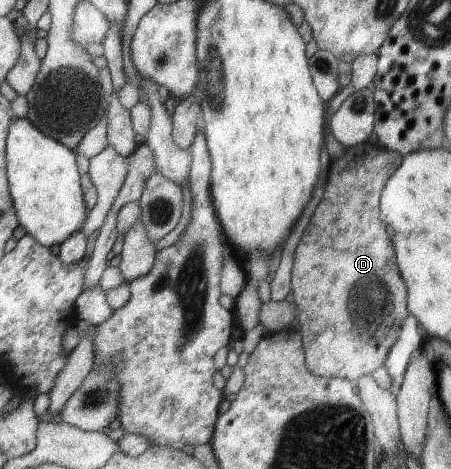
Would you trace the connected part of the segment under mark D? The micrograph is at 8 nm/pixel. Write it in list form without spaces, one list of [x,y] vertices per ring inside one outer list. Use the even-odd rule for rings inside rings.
[[[376,143],[347,147],[346,152],[330,164],[324,196],[294,252],[290,293],[298,311],[307,367],[316,376],[355,381],[381,371],[396,344],[404,318],[410,315],[407,284],[398,272],[391,235],[380,220],[384,186],[402,162],[403,155]]]

